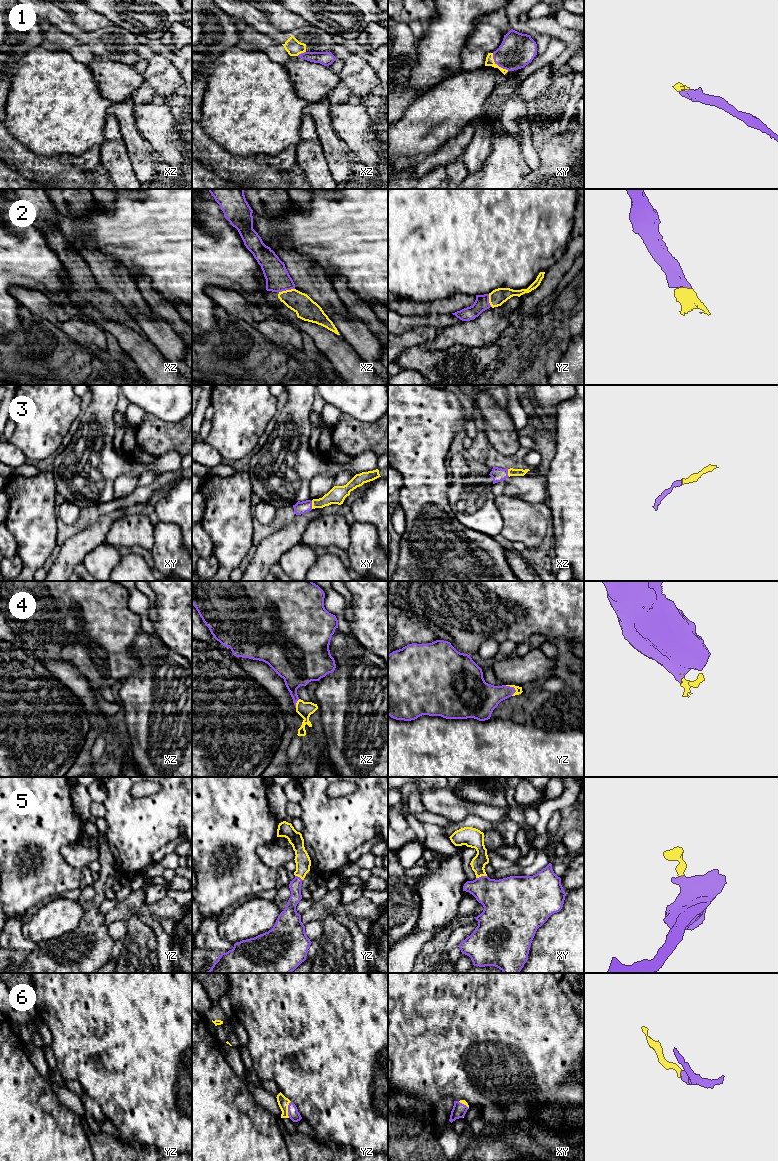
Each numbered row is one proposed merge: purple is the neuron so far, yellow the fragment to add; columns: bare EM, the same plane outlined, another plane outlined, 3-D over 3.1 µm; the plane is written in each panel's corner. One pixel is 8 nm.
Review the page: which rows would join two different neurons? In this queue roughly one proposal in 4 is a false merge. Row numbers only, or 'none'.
none

